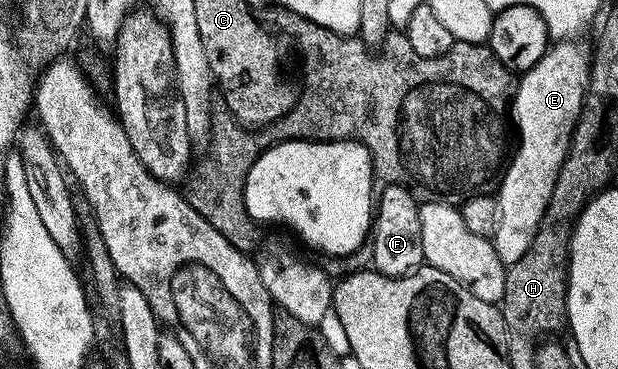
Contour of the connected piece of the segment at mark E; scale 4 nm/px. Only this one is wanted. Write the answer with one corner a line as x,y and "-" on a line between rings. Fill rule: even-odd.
577,42
554,43
534,68
523,73
513,94
511,120
514,125
517,123
521,141
513,161
511,156
500,177
501,189
495,192
499,222
491,238
506,266
519,262
527,254
527,246
531,246
531,238
535,238
535,230
539,230
539,222
543,222
543,214
551,202
559,170
581,116
585,90
589,87
591,56
588,51
585,53
583,45
573,43

